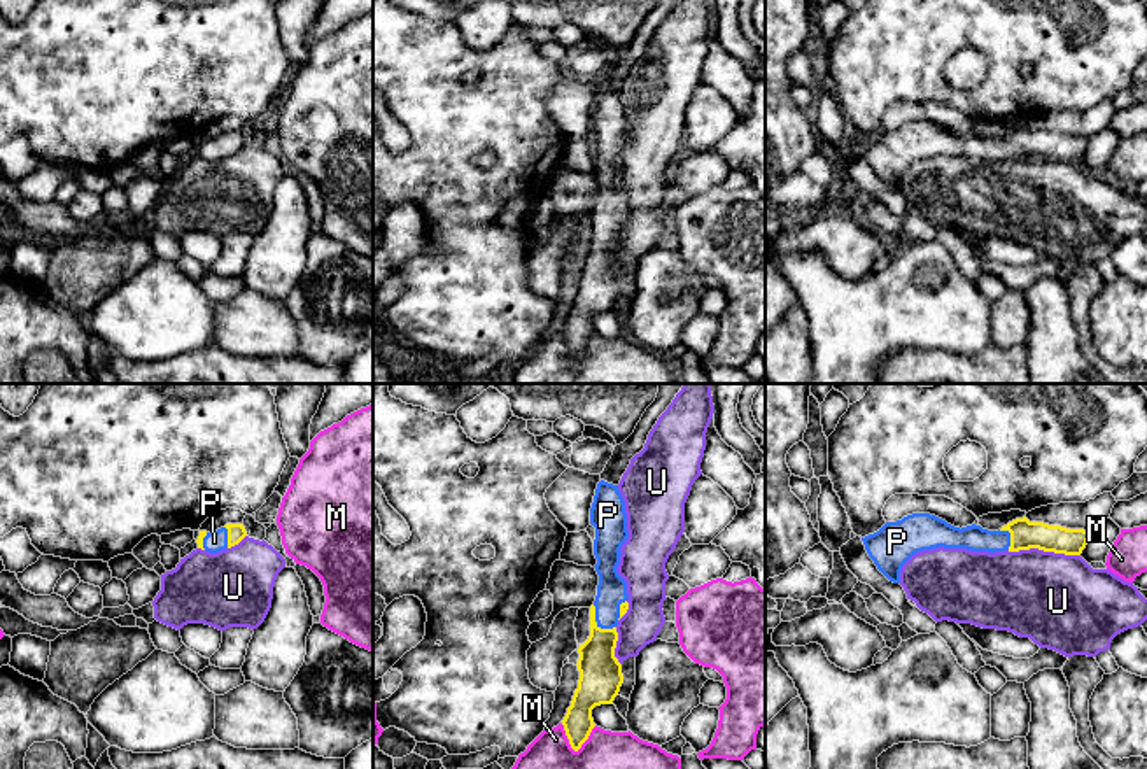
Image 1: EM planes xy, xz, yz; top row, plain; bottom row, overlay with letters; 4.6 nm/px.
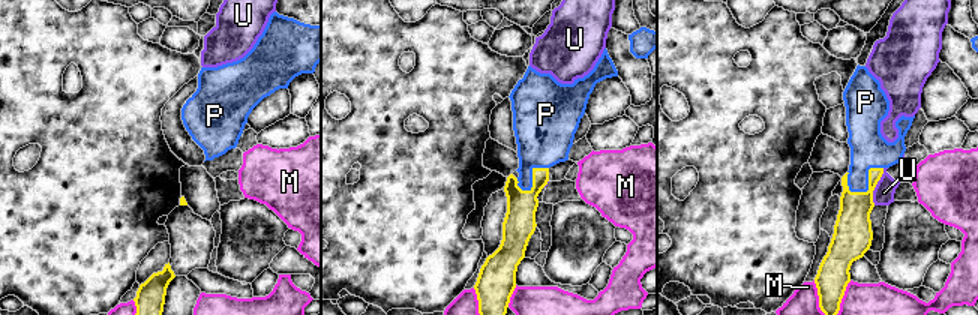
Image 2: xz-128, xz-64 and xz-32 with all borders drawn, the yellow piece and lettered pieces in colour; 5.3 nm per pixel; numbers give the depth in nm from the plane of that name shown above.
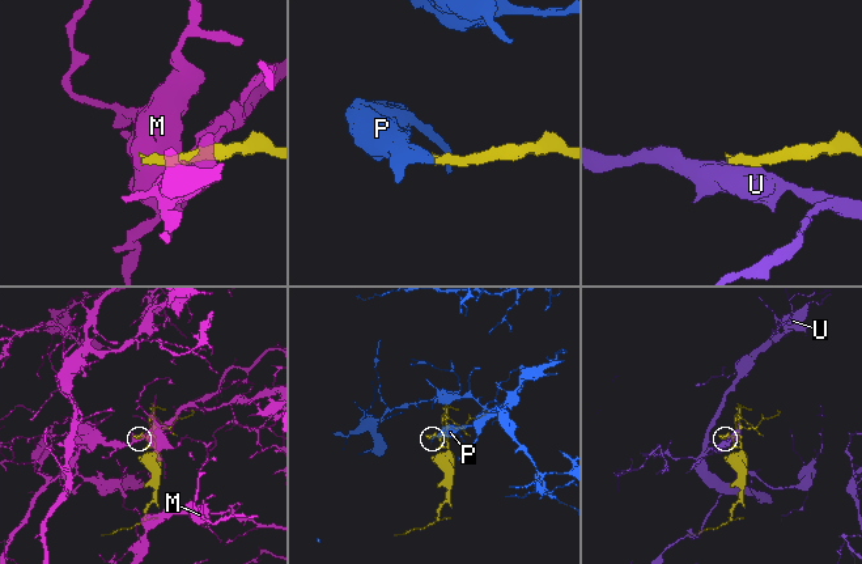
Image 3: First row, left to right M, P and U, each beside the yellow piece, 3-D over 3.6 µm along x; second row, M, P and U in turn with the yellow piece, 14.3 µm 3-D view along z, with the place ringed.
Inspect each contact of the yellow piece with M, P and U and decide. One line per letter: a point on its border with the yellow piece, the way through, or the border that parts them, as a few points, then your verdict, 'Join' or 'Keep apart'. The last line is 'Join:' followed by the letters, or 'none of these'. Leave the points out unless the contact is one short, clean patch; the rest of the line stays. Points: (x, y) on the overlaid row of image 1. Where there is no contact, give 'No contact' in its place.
M: Touches yellow at xz (575, 750). Keep apart
P: Touches yellow at xz (596, 624). Path across: xz (601, 677), (596, 624), (610, 606), (612, 591). Join
U: Touches yellow at yz (1044, 550). Boundary: yz (1007, 550), (1042, 549), (1079, 556). Keep apart
Join: P

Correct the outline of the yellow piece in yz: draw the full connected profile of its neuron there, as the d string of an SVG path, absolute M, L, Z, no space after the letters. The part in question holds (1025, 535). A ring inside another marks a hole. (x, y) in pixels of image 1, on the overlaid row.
M912 513L897 522L886 522L877 533L862 538L869 557L893 583L900 583L902 566L918 552L932 548L967 548L972 552L1044 552L1080 555L1089 531L1066 529L1044 522L1016 519L998 531L981 526L954 527L930 513Z

